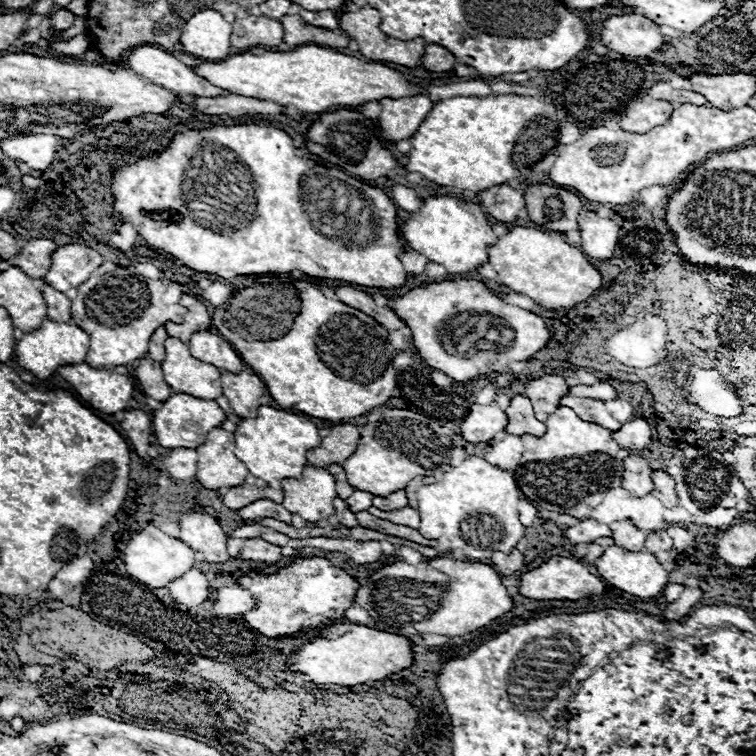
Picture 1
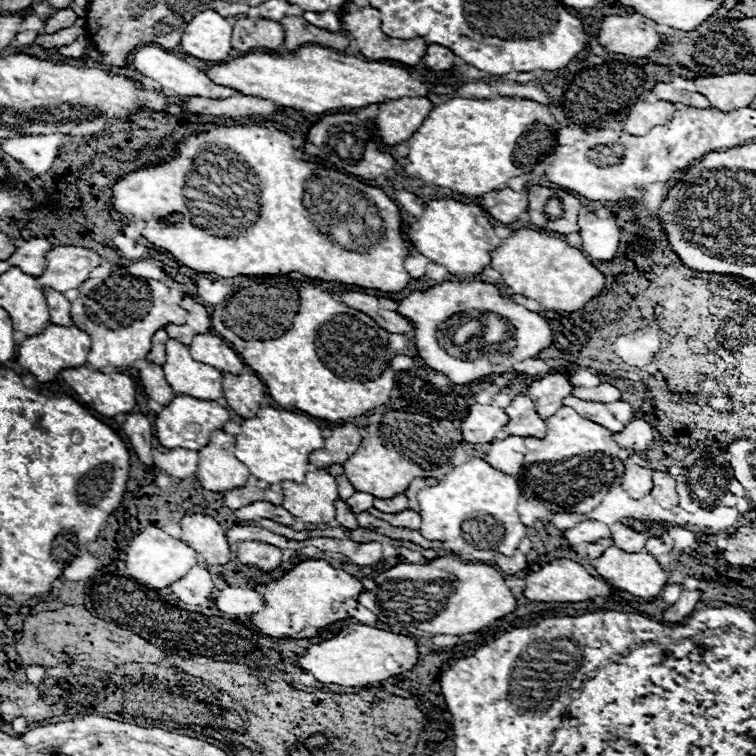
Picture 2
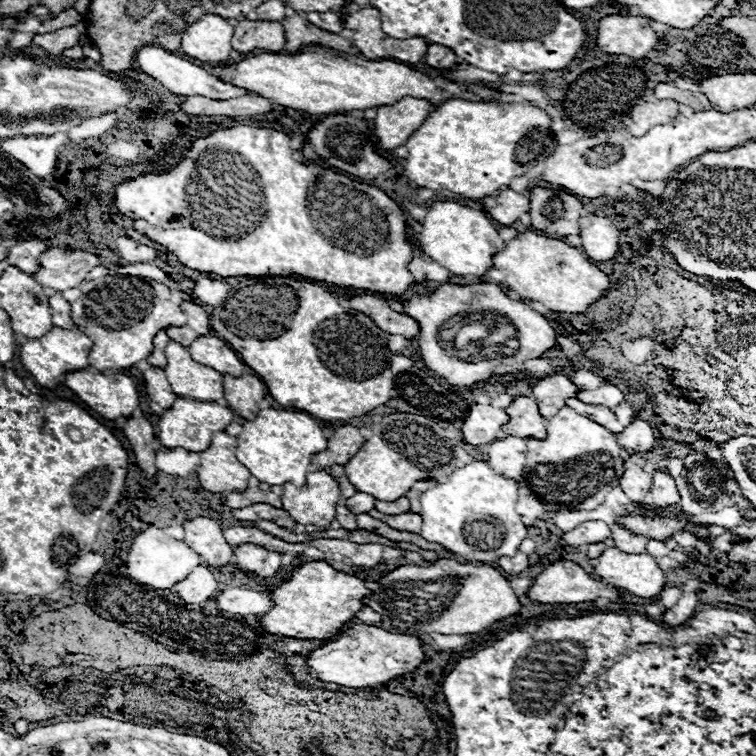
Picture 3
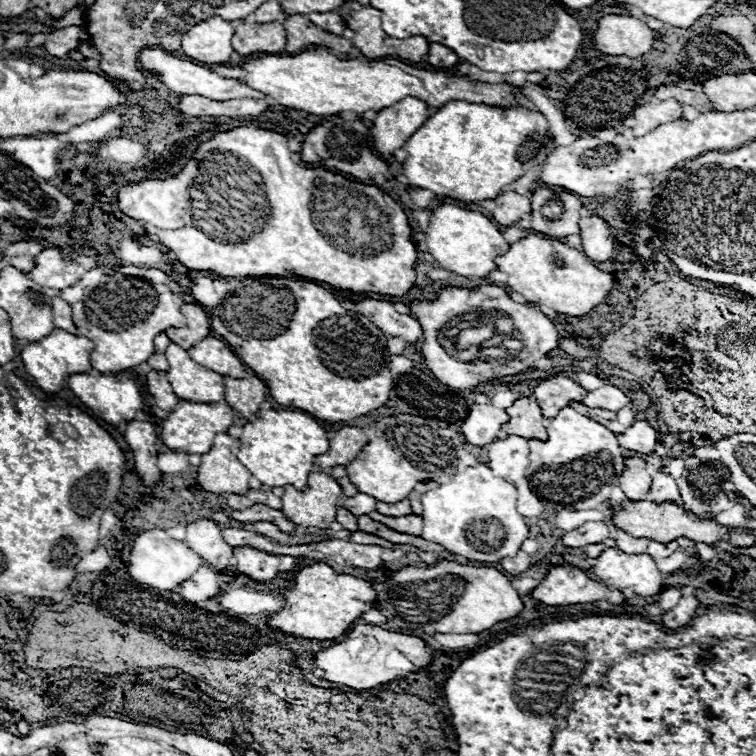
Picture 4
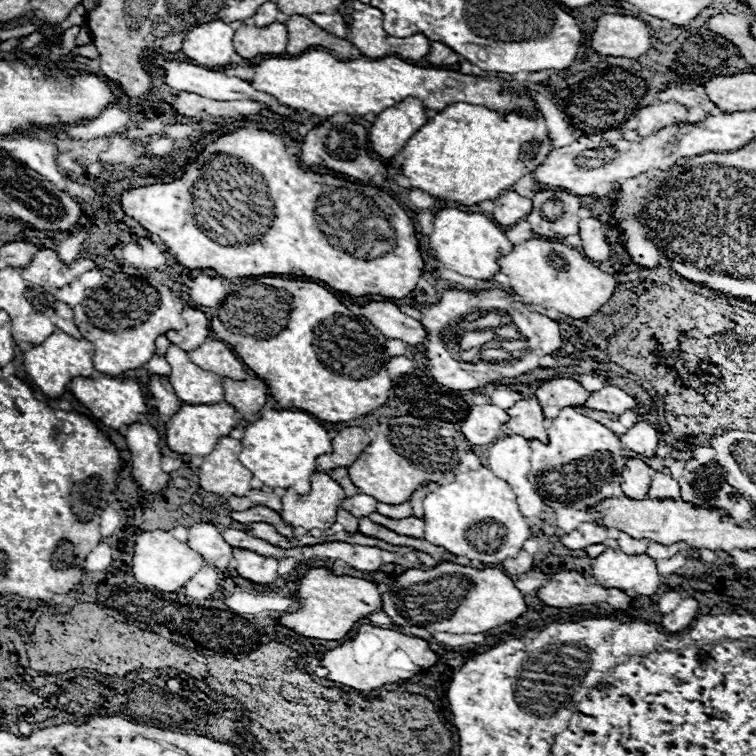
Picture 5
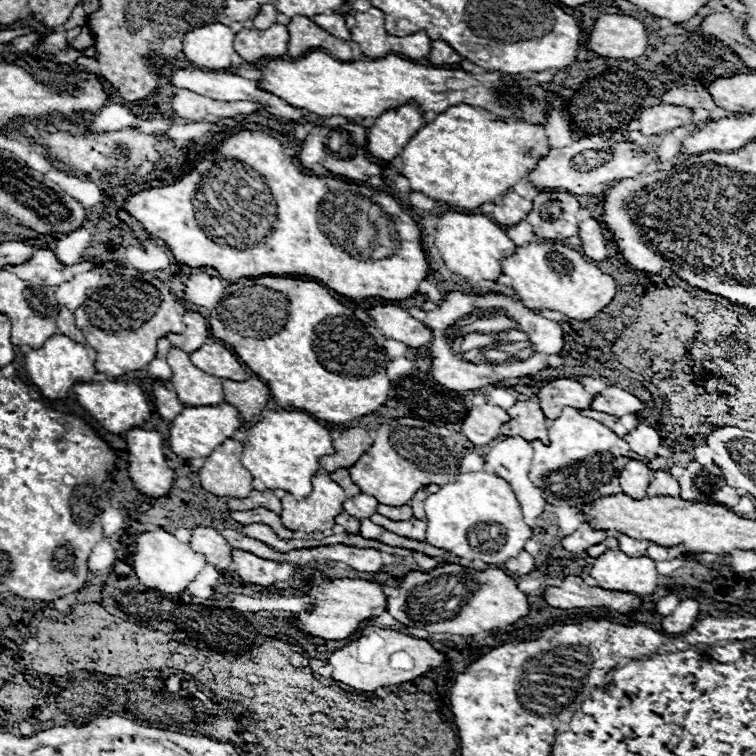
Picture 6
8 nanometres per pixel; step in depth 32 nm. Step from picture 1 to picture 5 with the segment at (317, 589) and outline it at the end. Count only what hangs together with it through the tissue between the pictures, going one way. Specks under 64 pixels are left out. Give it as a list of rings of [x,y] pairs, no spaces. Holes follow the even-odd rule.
[[[326,566],[308,568],[300,576],[294,598],[300,604],[298,610],[284,612],[278,618],[278,624],[282,624],[288,630],[294,630],[300,636],[320,638],[320,640],[340,640],[356,626],[360,618],[364,618],[370,612],[382,610],[380,592],[376,590],[374,582],[352,576],[334,576]]]

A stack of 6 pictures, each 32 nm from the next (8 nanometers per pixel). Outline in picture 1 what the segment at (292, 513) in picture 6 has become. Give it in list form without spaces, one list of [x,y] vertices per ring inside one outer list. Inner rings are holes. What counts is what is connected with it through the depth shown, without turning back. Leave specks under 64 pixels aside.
[[[306,466],[304,476],[282,480],[284,490],[284,508],[292,514],[300,514],[308,522],[326,520],[334,514],[332,500],[336,494],[334,476],[326,468]]]

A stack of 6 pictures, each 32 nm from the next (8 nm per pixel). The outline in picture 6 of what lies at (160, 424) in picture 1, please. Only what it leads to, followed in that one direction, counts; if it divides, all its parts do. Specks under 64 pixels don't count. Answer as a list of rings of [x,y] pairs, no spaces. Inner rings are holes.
[[[222,402],[218,406],[184,406],[184,410],[168,426],[168,444],[172,452],[182,458],[206,458],[220,446],[226,438],[240,428],[240,414],[234,406]]]

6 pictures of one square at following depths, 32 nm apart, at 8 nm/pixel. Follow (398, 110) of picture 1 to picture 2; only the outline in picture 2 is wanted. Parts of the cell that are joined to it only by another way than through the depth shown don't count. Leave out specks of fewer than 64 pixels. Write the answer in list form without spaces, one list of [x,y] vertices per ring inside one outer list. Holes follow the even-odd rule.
[[[398,98],[396,102],[382,102],[380,114],[376,118],[378,136],[386,146],[396,146],[408,140],[424,122],[434,104],[424,98]]]

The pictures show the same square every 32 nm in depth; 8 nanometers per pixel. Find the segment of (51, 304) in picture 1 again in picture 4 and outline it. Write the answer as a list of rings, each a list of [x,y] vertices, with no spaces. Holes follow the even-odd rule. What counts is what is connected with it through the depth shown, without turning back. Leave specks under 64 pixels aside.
[[[54,296],[52,298],[52,314],[54,314],[54,326],[56,328],[62,328],[66,332],[72,332],[72,334],[78,334],[76,332],[76,326],[72,322],[72,312],[70,312],[70,304],[64,302],[60,296]]]

